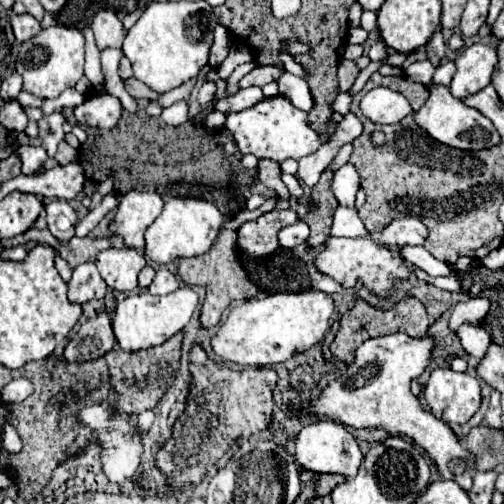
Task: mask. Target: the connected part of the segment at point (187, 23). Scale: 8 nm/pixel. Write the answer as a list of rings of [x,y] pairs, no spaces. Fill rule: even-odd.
[[[158,1],[158,3],[152,3],[140,15],[140,19],[132,25],[132,29],[128,31],[128,35],[124,39],[122,51],[130,59],[134,77],[138,81],[146,83],[152,91],[166,93],[166,91],[178,87],[180,83],[184,83],[188,77],[194,77],[208,63],[208,53],[212,47],[216,25],[218,25],[218,21],[212,13],[212,7],[206,1],[178,1],[178,3]]]

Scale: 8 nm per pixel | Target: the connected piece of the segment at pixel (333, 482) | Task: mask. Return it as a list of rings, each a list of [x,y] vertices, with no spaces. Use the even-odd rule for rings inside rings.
[[[318,473],[318,477],[322,477],[322,479],[318,479],[320,481],[320,487],[322,487],[322,497],[326,497],[336,485],[340,485],[340,483],[346,481],[344,475],[320,475]]]

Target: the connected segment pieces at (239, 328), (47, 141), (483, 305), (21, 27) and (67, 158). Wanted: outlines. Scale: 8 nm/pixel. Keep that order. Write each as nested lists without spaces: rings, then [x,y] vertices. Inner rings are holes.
[[[320,291],[254,297],[232,309],[226,323],[212,339],[212,347],[222,359],[238,365],[248,367],[276,365],[292,357],[296,351],[306,351],[312,345],[316,345],[328,329],[328,319],[332,311],[334,311],[332,297]]]
[[[26,109],[26,115],[32,117],[34,121],[38,121],[44,147],[48,147],[48,155],[54,157],[56,145],[62,141],[62,125],[64,125],[66,117],[62,113],[52,113],[46,117],[40,109]]]
[[[476,297],[476,299],[468,299],[466,303],[458,303],[450,315],[450,329],[456,333],[460,325],[464,323],[470,323],[470,325],[478,325],[486,317],[490,309],[490,303],[488,299],[482,299],[482,297]]]
[[[12,13],[10,23],[12,23],[12,29],[14,29],[14,37],[16,37],[16,41],[20,41],[20,43],[24,43],[24,41],[28,41],[30,37],[38,35],[40,29],[42,29],[40,23],[38,23],[32,15],[28,15],[28,13],[24,13],[24,15],[14,15],[14,13]]]
[[[62,141],[60,145],[58,145],[58,153],[56,153],[56,161],[60,163],[60,165],[66,165],[66,163],[74,163],[76,161],[76,149],[74,147],[70,147],[66,141]]]

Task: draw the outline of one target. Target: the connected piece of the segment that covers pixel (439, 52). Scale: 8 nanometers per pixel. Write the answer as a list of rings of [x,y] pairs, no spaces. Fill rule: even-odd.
[[[436,31],[436,33],[432,35],[432,39],[424,45],[424,51],[428,53],[430,63],[438,67],[440,59],[442,59],[442,57],[444,57],[444,53],[446,53],[446,43],[444,43],[444,39],[442,39],[442,33],[440,33],[440,31]]]

